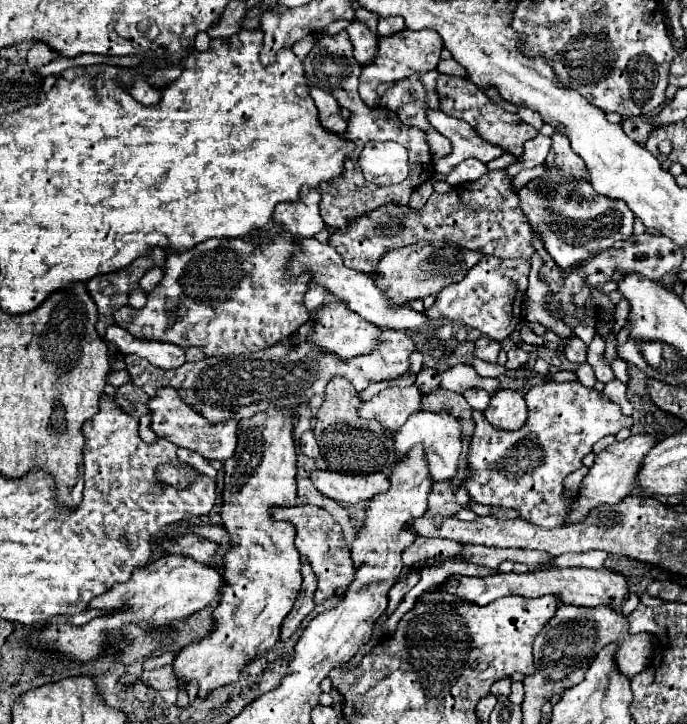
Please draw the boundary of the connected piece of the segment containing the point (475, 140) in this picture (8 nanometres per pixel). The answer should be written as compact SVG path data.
M428 109L428 121L438 133L448 137L452 143L452 153L444 159L434 161L434 171L440 175L448 175L460 161L468 157L488 163L492 159L498 159L504 153L504 149L498 149L496 145L484 141L470 125L466 125L466 121L448 117L446 113L432 111L432 109Z

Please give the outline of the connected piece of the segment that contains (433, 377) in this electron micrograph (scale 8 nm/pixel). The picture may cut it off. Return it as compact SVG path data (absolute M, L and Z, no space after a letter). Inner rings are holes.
M424 367L424 369L416 375L416 385L422 389L424 395L428 395L428 393L431 393L440 385L439 372L436 371L436 369Z

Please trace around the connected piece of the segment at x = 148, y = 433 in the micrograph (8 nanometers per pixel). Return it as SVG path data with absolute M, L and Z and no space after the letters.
M152 415L140 417L140 437L144 441L156 441L156 433L150 429L150 421L152 421Z

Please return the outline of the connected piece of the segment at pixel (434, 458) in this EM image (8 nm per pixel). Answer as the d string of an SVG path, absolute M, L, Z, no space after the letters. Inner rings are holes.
M418 411L414 413L414 417L410 417L410 421L406 421L406 425L394 435L394 447L396 447L396 455L398 461L408 457L408 451L414 445L422 445L424 447L424 455L426 455L426 463L428 463L428 471L430 477L434 481L452 480L459 483L457 477L458 459L460 459L460 421L456 417L452 417L450 413L432 413L432 411Z

